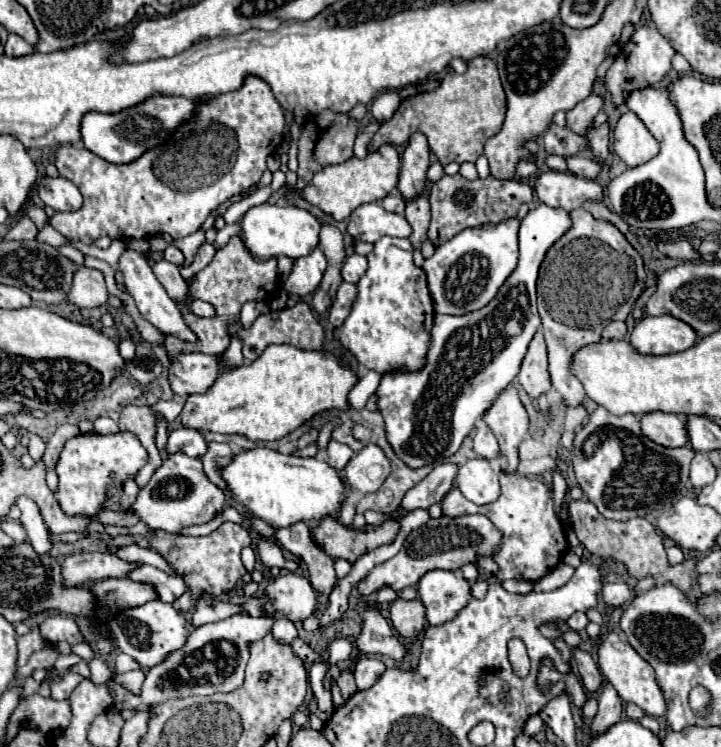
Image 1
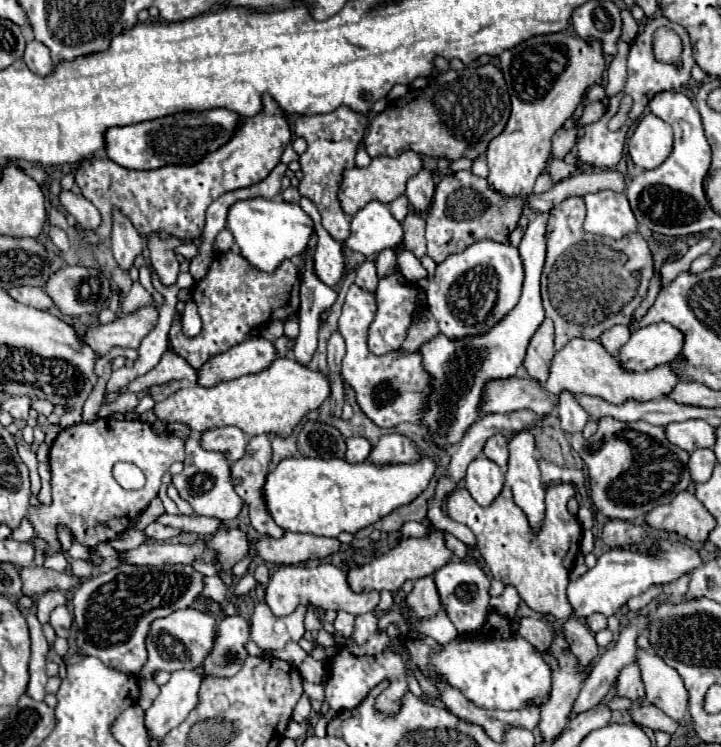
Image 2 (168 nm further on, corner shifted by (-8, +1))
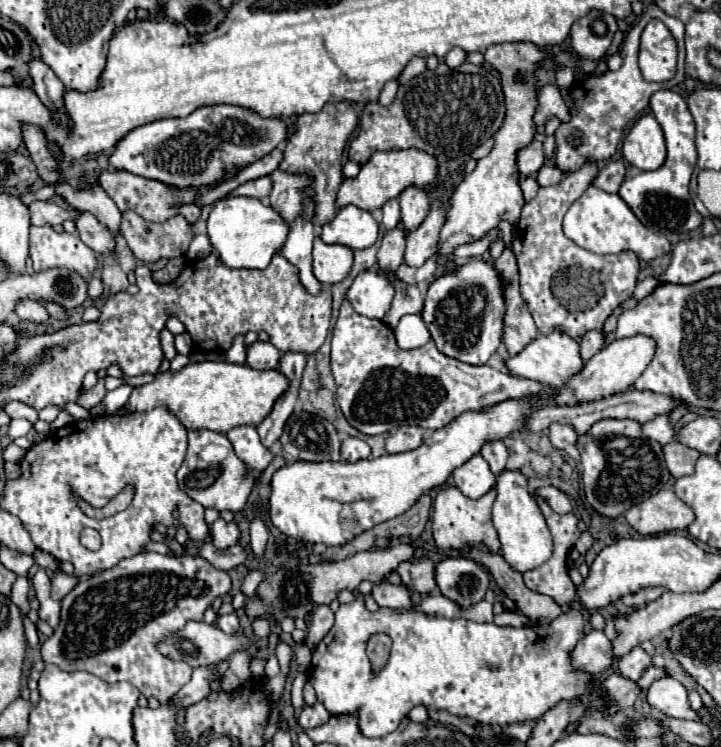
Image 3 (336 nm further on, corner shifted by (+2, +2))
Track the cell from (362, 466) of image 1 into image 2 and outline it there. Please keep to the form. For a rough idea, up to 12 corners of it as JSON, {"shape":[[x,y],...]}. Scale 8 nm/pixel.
{"shape":[[390,433],[372,449],[368,461],[412,463],[418,447],[406,435]]}

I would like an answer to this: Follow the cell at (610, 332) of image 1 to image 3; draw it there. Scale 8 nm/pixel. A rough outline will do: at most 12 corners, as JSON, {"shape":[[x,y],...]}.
{"shape":[[590,330],[580,340],[580,354],[590,360],[604,346],[604,332]]}

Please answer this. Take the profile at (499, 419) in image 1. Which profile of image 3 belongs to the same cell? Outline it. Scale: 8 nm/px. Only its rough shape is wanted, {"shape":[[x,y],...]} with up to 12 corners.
{"shape":[[520,470],[498,474],[492,522],[518,572],[552,556]]}

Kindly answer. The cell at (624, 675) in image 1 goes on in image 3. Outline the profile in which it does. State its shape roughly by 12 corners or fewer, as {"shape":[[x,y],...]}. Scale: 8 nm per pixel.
{"shape":[[670,676],[654,680],[646,700],[662,714],[700,720],[686,688]]}

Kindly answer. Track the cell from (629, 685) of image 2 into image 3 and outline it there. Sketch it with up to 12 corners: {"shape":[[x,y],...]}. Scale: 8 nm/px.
{"shape":[[634,648],[618,660],[626,680],[638,680],[650,668],[650,656]]}

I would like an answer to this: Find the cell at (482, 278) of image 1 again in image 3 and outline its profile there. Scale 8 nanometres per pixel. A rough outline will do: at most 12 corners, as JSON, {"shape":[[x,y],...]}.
{"shape":[[500,270],[438,274],[422,318],[436,348],[486,364],[506,316]]}

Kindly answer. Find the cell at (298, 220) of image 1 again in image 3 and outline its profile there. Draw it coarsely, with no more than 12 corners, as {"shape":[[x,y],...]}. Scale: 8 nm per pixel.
{"shape":[[250,196],[214,204],[208,236],[230,268],[262,270],[290,226]]}

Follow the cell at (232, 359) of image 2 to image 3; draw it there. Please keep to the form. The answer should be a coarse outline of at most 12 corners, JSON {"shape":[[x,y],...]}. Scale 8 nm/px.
{"shape":[[270,342],[246,348],[246,366],[256,370],[278,368],[280,350]]}

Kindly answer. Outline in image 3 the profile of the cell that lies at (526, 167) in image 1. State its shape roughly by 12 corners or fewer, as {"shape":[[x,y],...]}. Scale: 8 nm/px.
{"shape":[[534,176],[522,178],[524,198],[530,202],[538,192]]}

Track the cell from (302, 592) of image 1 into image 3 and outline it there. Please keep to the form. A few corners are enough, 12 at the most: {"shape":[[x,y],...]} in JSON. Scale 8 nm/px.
{"shape":[[390,582],[374,584],[372,596],[378,606],[412,608],[406,586]]}

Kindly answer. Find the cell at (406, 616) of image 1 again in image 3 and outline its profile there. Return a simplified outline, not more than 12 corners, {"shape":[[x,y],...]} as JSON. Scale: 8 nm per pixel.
{"shape":[[402,562],[398,574],[410,592],[432,594],[434,562]]}

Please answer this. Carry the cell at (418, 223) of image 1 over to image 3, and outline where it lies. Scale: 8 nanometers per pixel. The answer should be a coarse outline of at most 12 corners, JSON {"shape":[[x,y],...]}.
{"shape":[[392,228],[378,248],[382,272],[404,262],[406,232]]}

